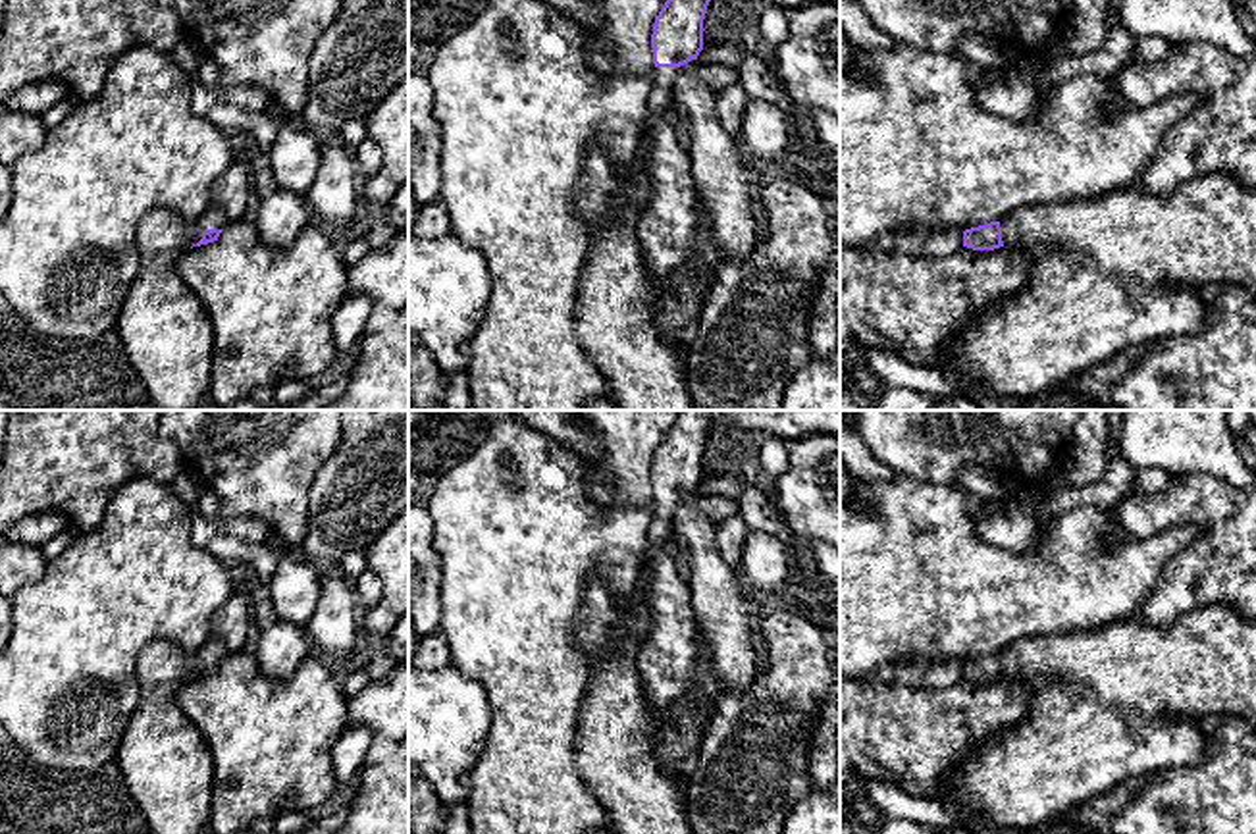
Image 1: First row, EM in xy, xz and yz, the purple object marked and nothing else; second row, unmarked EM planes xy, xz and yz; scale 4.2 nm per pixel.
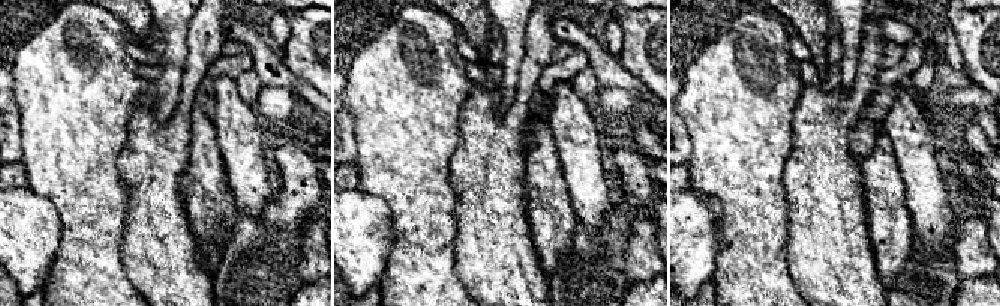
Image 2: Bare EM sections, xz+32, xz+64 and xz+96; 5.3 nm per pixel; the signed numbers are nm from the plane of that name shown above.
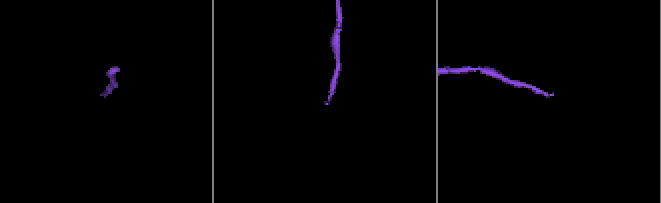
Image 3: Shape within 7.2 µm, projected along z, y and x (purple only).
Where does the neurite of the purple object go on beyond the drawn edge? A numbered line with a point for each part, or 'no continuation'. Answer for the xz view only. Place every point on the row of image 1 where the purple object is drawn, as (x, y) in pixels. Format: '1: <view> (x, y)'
1: xz (615, 324)

